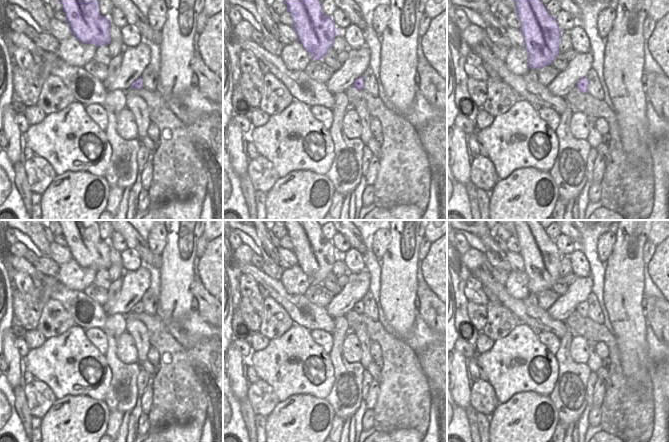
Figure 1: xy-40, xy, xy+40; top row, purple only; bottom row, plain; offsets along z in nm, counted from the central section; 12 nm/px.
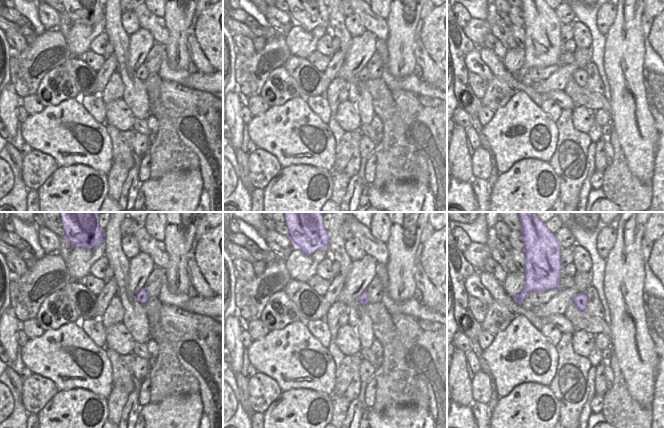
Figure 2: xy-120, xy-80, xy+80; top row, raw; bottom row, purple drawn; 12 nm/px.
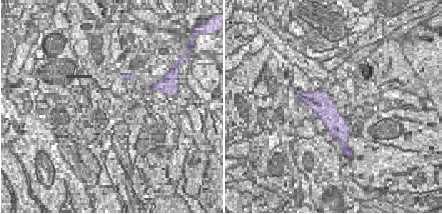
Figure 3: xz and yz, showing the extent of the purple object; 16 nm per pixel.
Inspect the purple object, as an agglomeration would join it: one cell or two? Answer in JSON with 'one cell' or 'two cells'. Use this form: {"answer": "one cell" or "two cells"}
{"answer": "one cell"}

